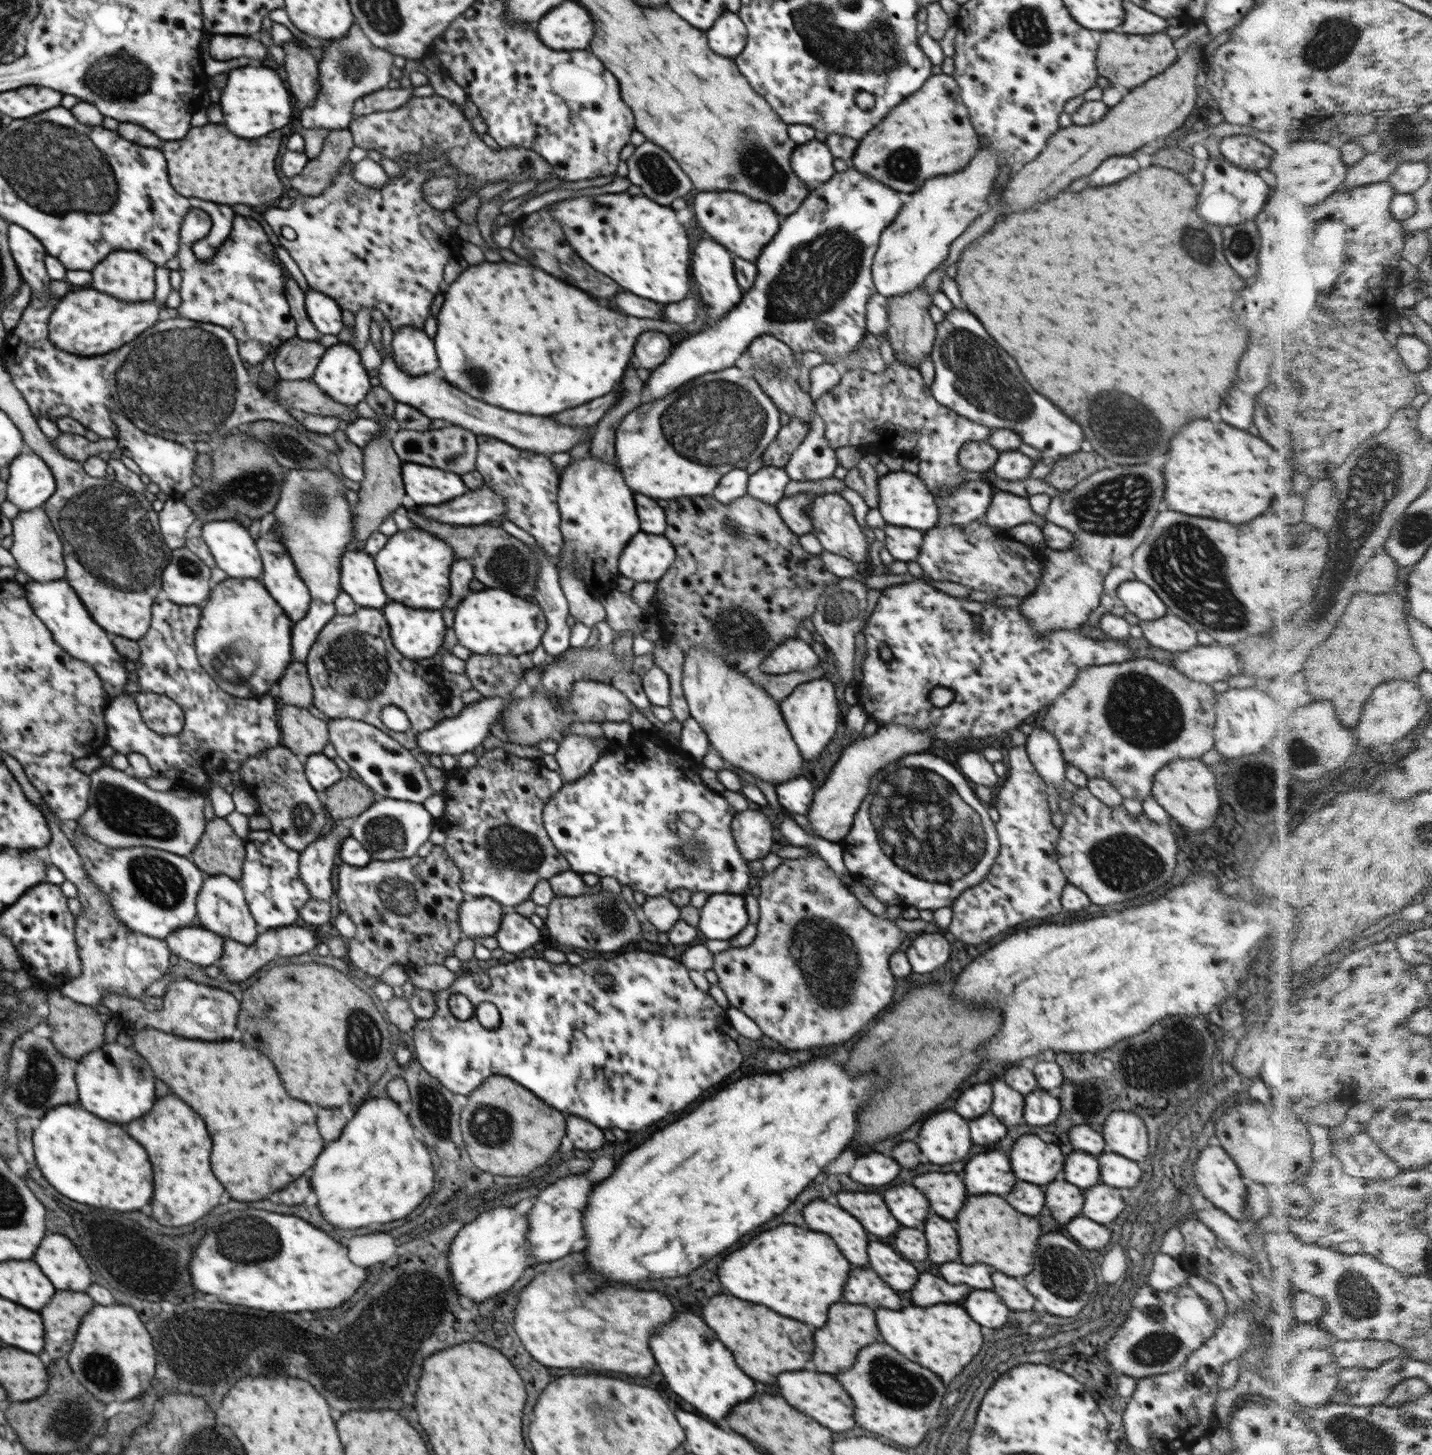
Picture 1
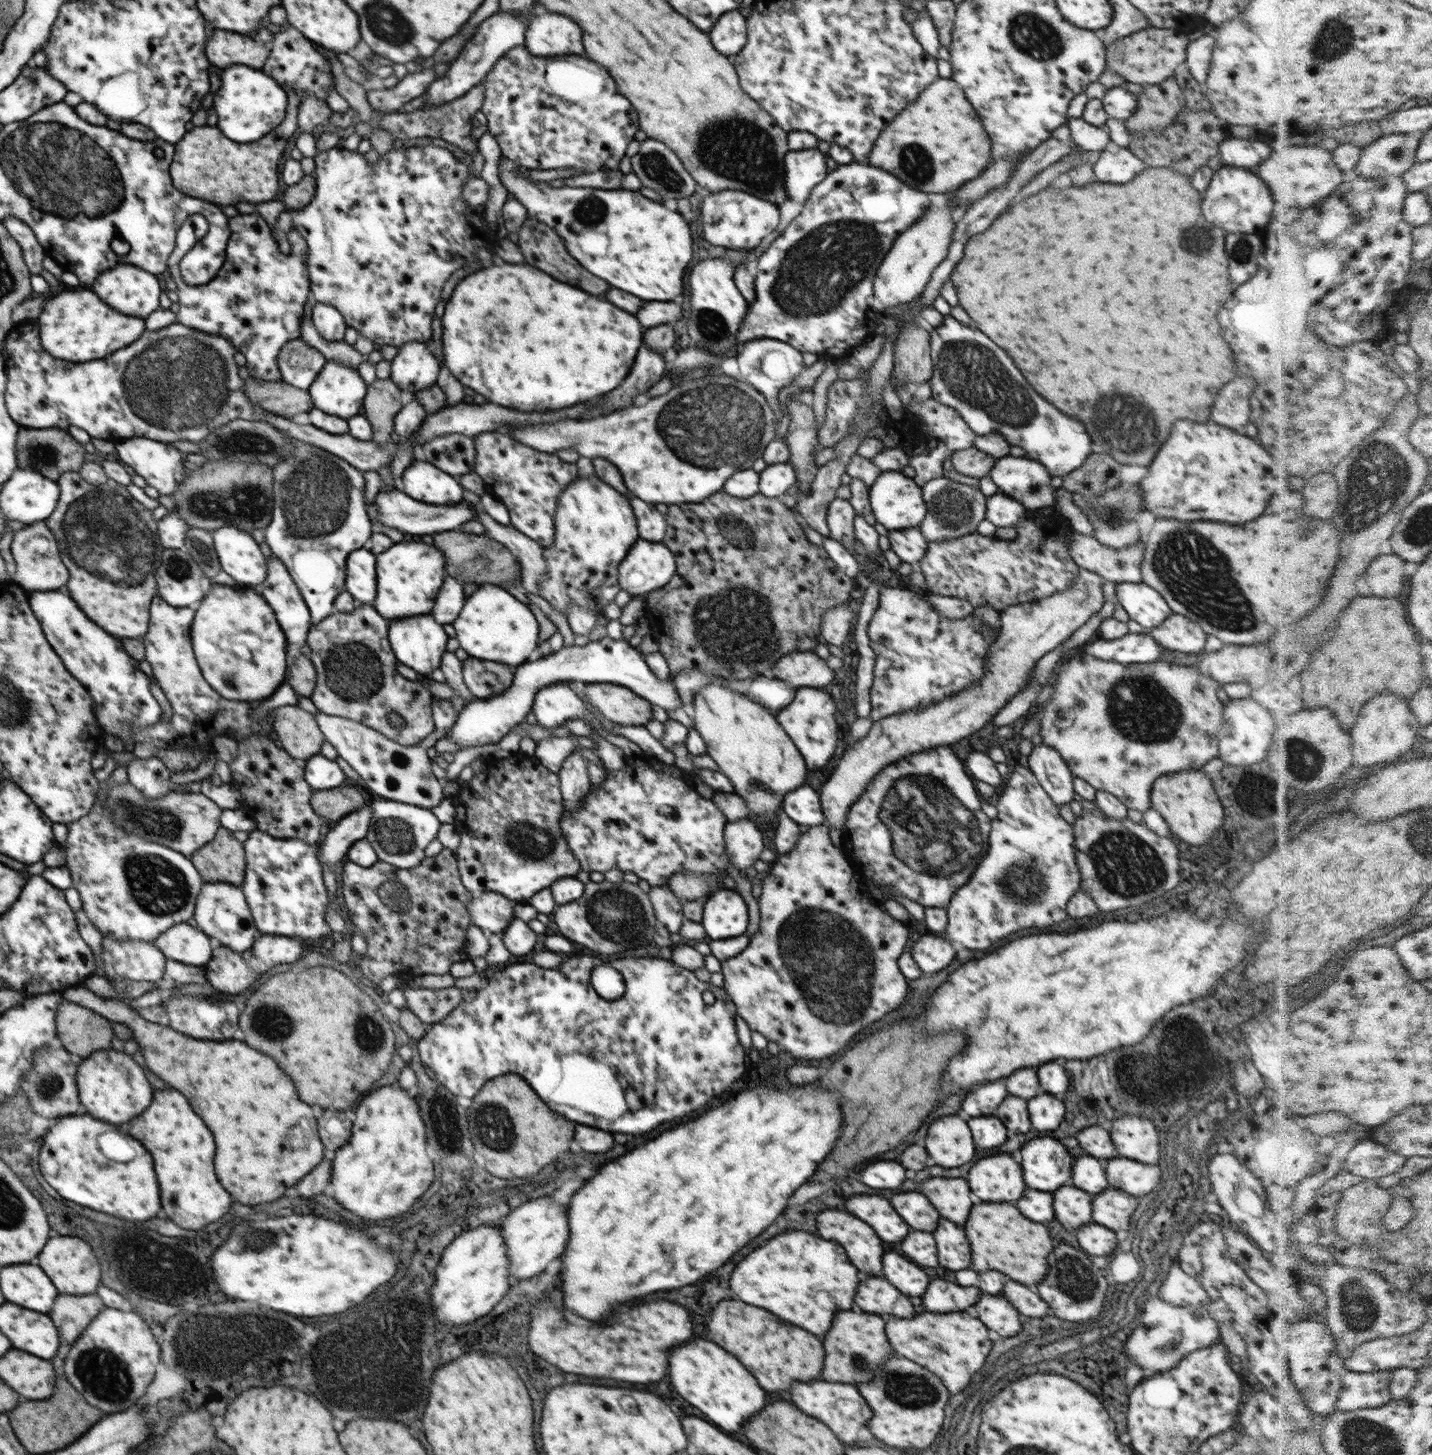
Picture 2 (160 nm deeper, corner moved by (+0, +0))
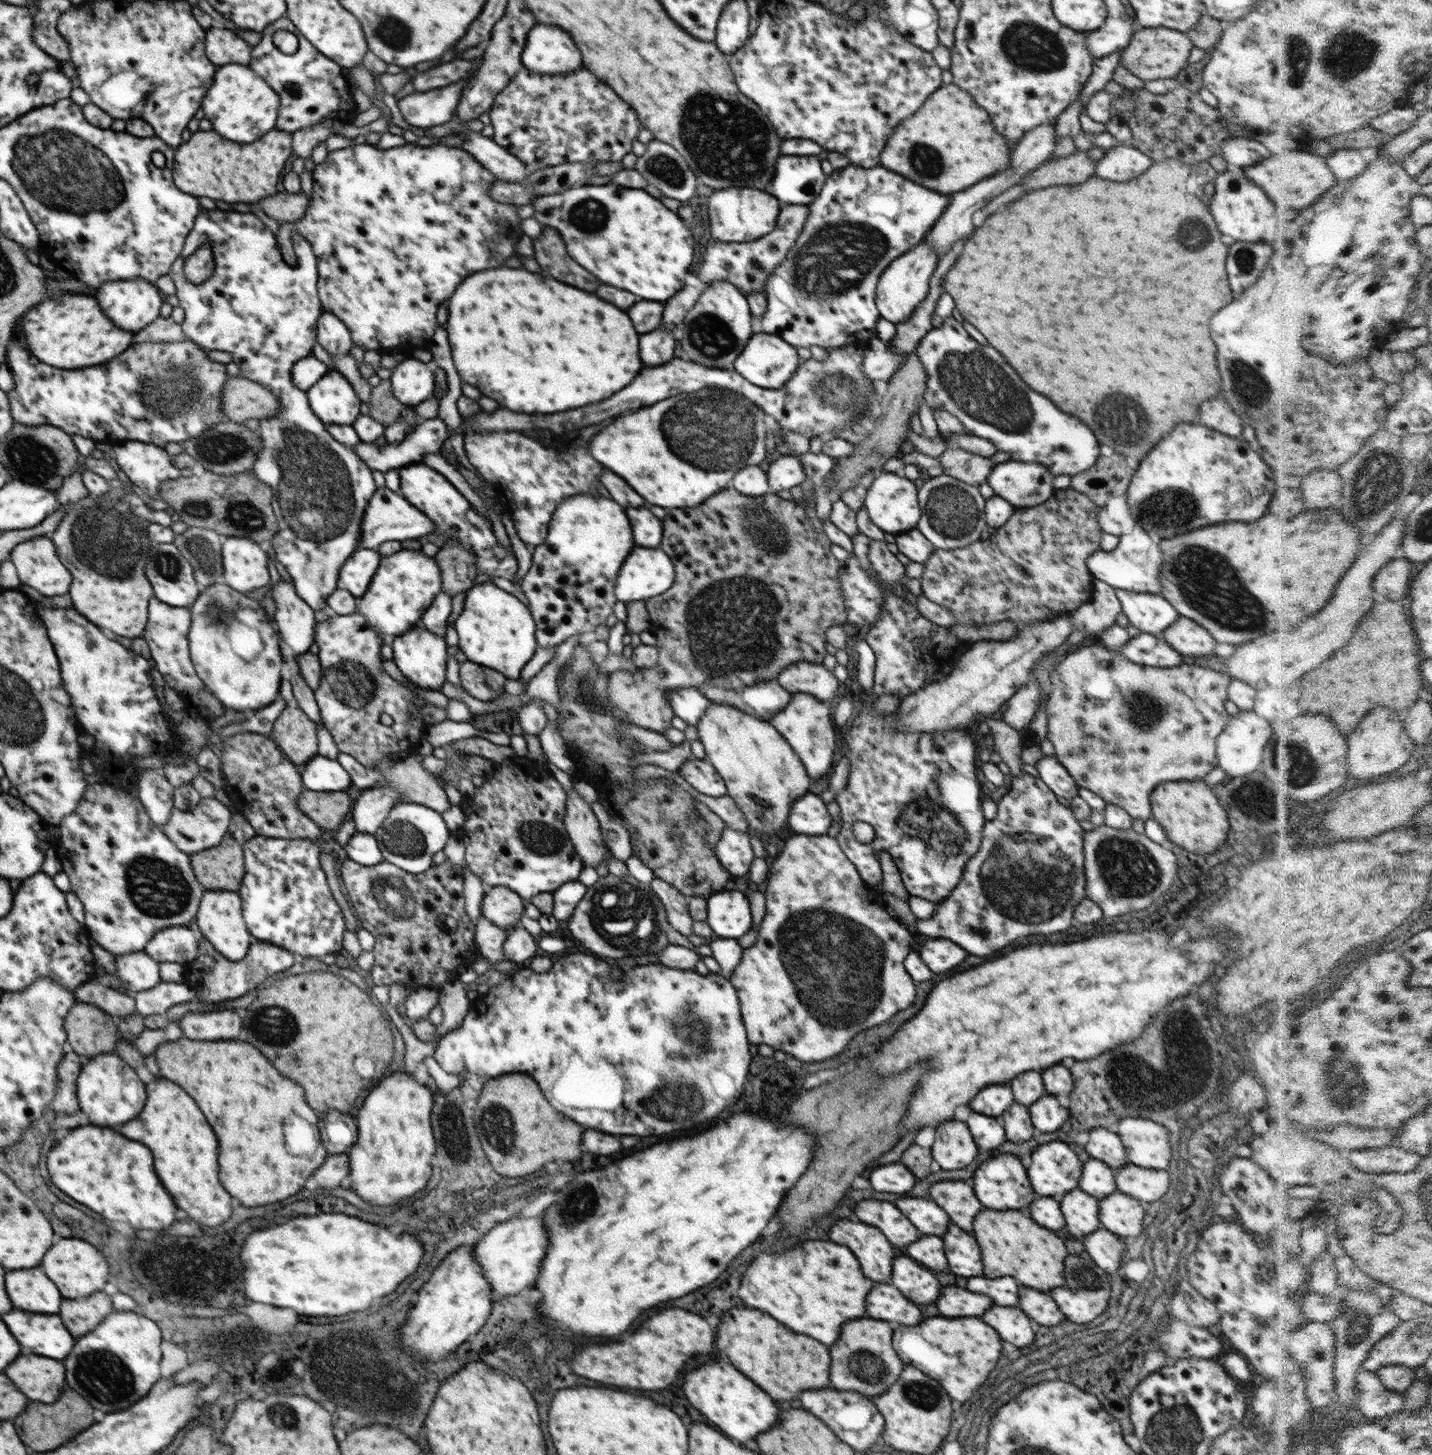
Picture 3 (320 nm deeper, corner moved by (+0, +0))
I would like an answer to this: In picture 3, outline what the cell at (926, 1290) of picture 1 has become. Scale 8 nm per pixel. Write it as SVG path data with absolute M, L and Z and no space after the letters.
M948 1286L942 1290L936 1308L942 1316L958 1318L958 1316L982 1316L984 1310L990 1310L992 1300L982 1294L968 1292L958 1286Z

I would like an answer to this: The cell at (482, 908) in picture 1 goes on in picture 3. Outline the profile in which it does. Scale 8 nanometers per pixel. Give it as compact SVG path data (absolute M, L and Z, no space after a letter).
M505 886L492 887L482 901L481 914L505 930L517 927L525 914L526 901Z

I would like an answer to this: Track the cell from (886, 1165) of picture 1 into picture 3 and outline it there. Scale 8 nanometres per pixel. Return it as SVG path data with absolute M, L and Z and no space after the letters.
M888 1164L880 1166L870 1174L870 1184L876 1192L890 1192L890 1194L904 1194L912 1190L916 1178L902 1166L902 1164Z

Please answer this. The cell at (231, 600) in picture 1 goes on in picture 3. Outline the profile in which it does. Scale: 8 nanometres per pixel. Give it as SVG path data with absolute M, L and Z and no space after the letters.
M226 583L207 586L189 607L191 625L187 634L189 653L197 675L205 688L228 710L256 712L273 704L280 692L280 680L285 667L279 647L279 635L272 618L269 618L261 603L250 595L242 594Z

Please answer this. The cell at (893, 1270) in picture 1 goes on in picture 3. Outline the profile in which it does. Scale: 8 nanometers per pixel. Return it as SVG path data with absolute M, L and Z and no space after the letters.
M900 1256L892 1264L892 1286L896 1286L904 1296L916 1304L934 1304L940 1296L940 1282L930 1272L918 1266L914 1260Z

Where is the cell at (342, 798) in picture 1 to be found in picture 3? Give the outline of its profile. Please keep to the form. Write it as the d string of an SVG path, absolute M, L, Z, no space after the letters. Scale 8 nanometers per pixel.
M304 790L299 794L299 809L326 834L336 832L352 808L352 797L344 791L316 793Z

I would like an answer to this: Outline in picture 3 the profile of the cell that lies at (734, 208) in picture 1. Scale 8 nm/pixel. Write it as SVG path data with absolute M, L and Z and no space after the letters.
M714 190L708 199L708 214L710 219L710 234L720 242L752 242L770 234L776 226L780 209L780 202L762 192L762 190Z

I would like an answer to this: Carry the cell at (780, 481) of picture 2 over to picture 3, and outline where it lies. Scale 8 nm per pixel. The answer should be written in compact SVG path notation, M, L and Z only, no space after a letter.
M781 455L774 459L767 470L768 484L771 492L790 490L807 480L804 466L794 455Z

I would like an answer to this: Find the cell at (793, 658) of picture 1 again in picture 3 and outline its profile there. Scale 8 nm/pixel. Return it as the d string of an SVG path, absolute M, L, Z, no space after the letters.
M794 662L781 670L776 680L782 688L792 694L803 692L811 694L818 700L829 702L836 696L838 687L842 685L834 673L823 664L814 662Z

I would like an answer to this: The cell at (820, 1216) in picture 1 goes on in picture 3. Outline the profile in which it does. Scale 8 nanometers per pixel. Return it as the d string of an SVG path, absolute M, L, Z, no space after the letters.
M840 1220L832 1226L830 1238L836 1244L848 1246L856 1254L866 1278L874 1282L888 1282L896 1252L880 1230L862 1222L856 1224L850 1220Z

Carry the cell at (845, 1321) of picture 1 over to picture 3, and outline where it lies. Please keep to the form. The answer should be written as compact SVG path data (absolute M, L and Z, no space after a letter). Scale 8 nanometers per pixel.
M860 1318L850 1320L842 1326L838 1342L830 1348L832 1366L830 1366L830 1382L834 1388L854 1391L865 1397L884 1394L896 1382L906 1364L900 1360L898 1353L892 1348L892 1328L888 1322Z

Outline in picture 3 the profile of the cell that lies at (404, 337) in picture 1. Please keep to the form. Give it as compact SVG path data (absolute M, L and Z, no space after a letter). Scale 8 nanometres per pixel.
M406 357L392 370L391 387L393 395L406 407L417 406L433 398L436 385L434 366L419 359Z

